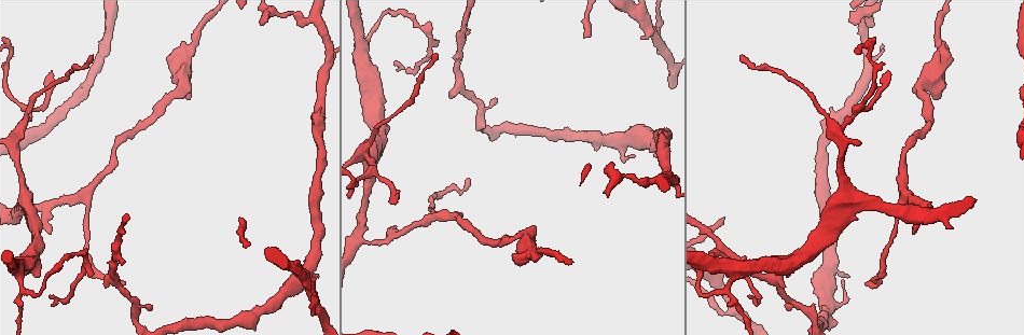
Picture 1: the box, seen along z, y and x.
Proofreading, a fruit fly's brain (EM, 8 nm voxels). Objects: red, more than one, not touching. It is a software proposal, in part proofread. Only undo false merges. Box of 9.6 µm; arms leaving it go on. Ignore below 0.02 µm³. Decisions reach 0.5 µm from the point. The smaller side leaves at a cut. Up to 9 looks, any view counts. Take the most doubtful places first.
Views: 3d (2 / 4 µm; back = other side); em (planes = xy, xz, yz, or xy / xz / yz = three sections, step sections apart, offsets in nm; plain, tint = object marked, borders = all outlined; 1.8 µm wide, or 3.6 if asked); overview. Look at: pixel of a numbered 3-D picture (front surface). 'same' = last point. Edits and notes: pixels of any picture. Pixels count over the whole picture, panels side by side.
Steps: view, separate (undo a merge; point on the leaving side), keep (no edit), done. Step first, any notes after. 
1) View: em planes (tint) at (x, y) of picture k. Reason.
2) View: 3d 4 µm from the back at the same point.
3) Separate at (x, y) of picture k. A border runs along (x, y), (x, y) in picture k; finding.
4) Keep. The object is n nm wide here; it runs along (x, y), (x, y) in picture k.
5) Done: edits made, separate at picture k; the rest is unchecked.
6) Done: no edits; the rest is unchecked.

View: 3d 2 µm at (361, 239) of picture 1. Abrupt turn.

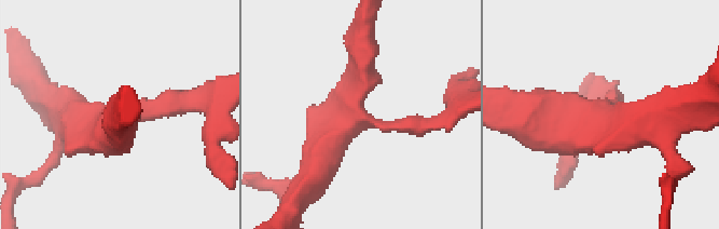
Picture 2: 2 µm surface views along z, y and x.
View: em 3.6 µm planes (borders) at (358, 112) of picture 2. 4 arms meet here; need the tissue.

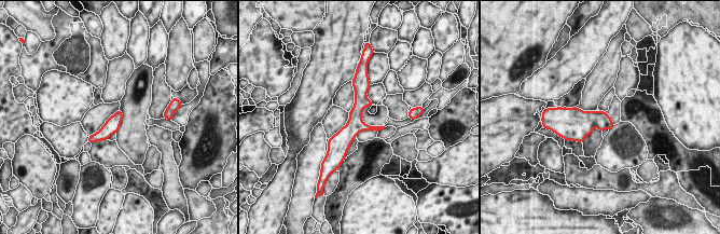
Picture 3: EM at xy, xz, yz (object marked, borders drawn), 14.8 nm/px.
Keep. It runs along (358, 90), (345, 148) in picture 3; all the same neuron.

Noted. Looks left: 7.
View: em xy step 8 (tint) at (837, 131) of picture 1. Looks like a crossing.

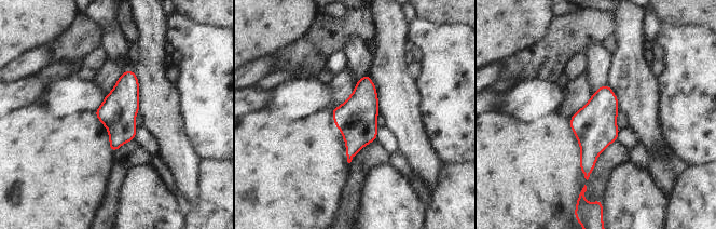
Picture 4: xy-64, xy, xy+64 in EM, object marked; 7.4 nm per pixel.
View: em planes (borders) at the same point.

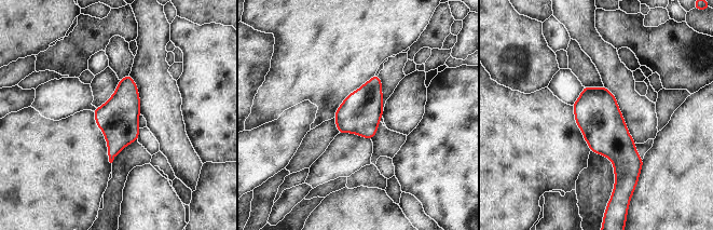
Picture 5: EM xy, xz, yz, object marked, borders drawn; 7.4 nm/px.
Keep. The object is 300 nm wide here; one neuron here.

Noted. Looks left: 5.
View: 3d 4 µm from the back at (731, 310) of picture 1. Abrupt turn.

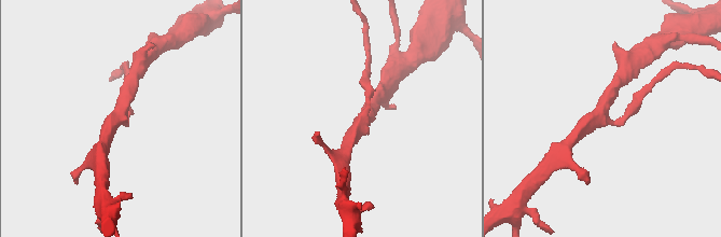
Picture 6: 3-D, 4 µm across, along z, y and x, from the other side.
View: em planes (tint) at (122, 111) of picture 6. Now the EM.

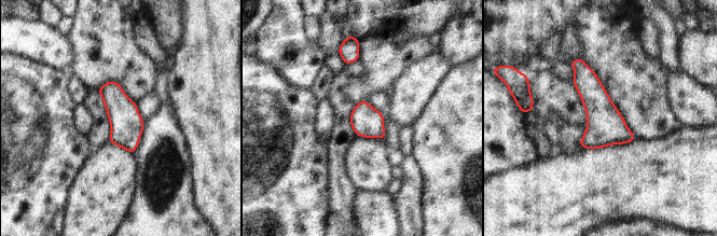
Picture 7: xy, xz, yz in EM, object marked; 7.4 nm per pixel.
Keep. The object is 220 nm wide here; it runs along (574, 63), (598, 108), (631, 138) in picture 7; continuous, no second neuron.

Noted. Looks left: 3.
View: em planes (tint) at (372, 155) of picture 1. Four or more arms meet.

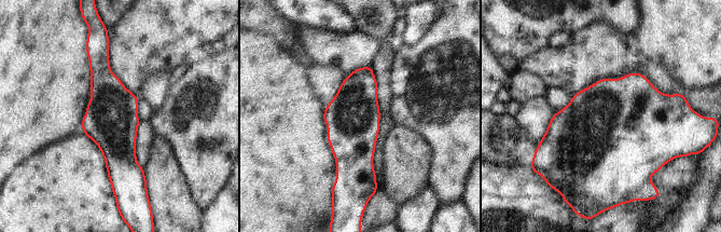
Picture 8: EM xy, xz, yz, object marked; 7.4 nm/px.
Keep. Continuous, no second neuron.

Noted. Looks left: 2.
Done: no edits; the rest is unchecked.

